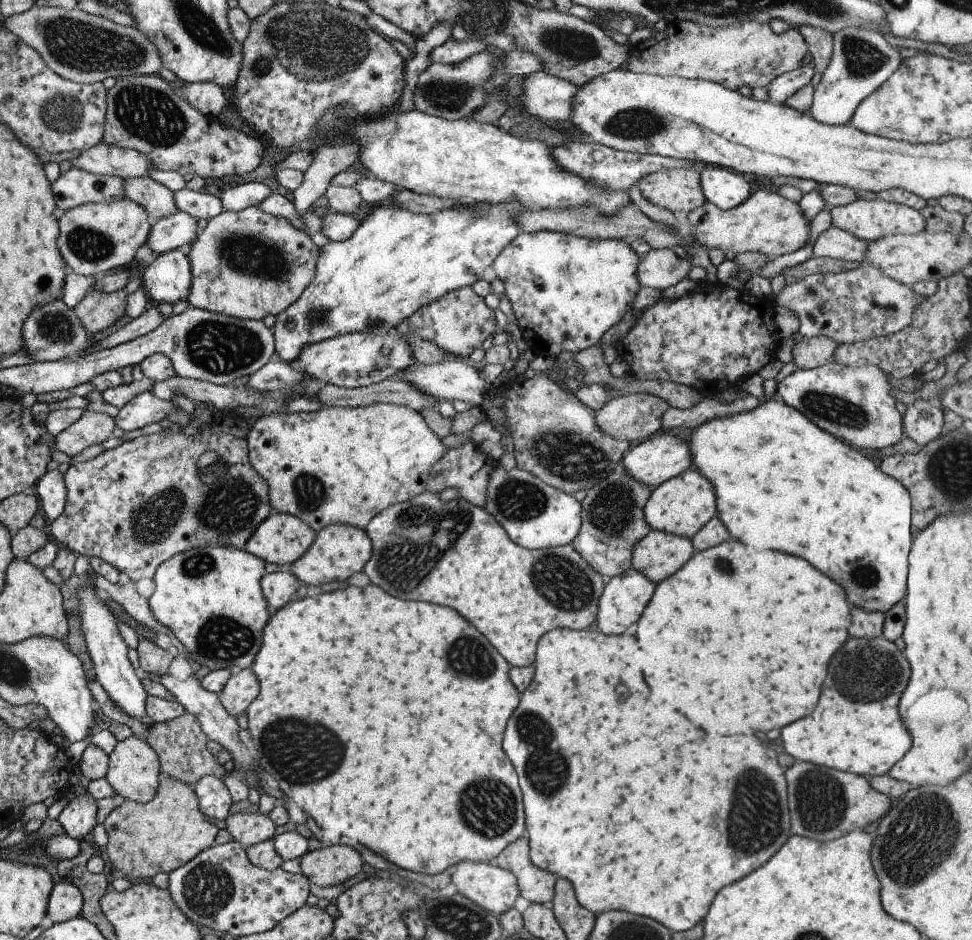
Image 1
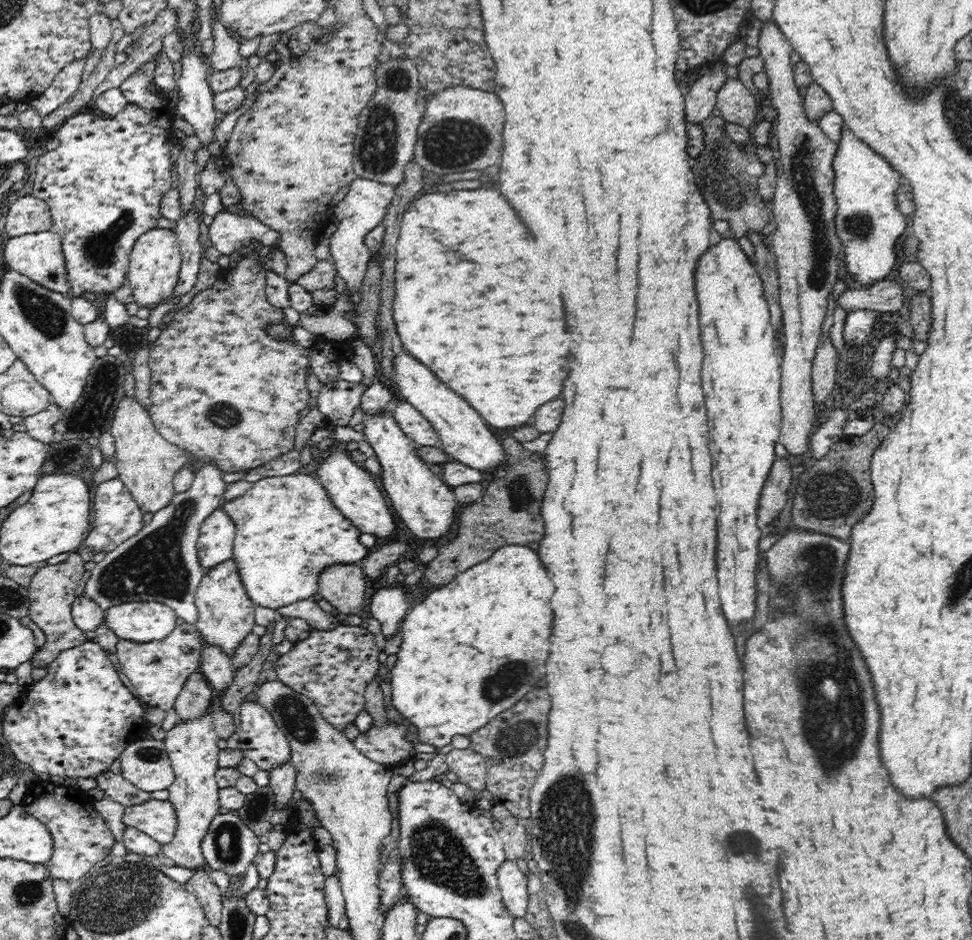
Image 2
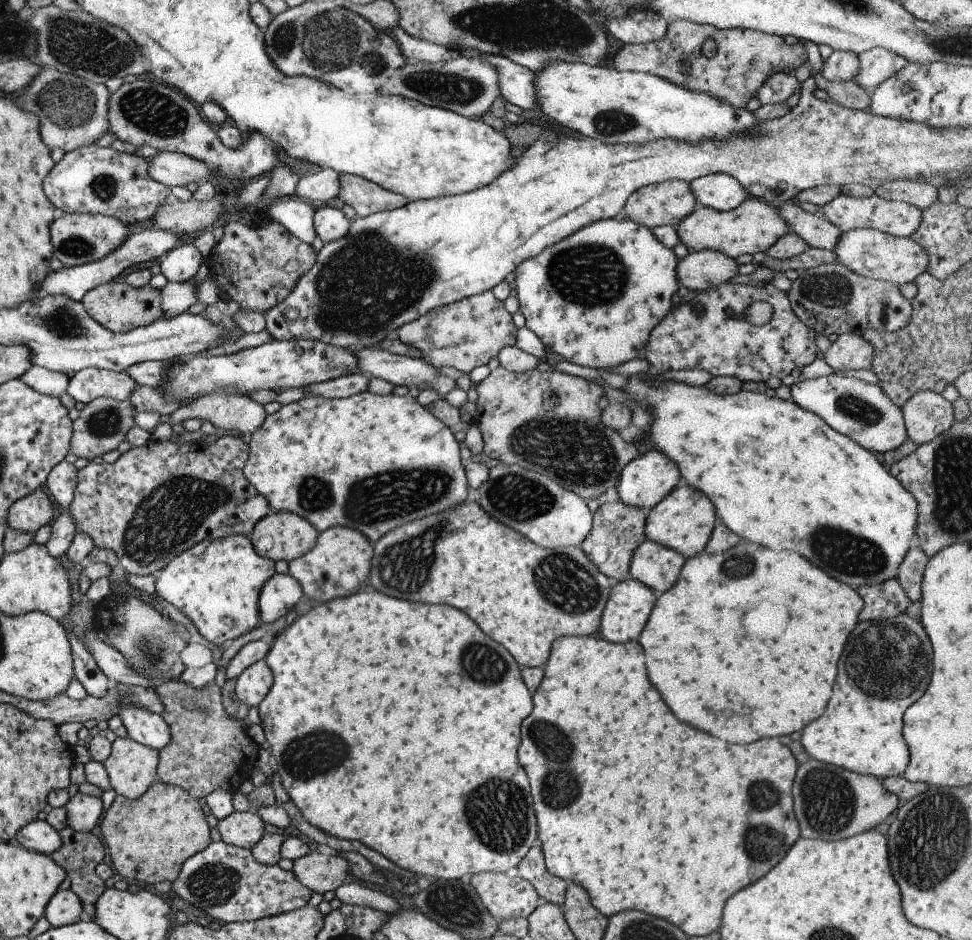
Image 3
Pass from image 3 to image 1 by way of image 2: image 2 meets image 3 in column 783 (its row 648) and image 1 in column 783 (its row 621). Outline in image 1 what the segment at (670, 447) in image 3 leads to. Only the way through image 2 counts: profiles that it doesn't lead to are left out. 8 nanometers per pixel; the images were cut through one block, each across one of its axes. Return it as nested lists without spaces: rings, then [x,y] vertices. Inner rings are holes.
[[[778,399],[762,401],[757,408],[753,408],[751,412],[745,412],[745,414],[735,414],[729,418],[715,418],[711,422],[705,422],[699,426],[699,430],[695,428],[693,436],[689,434],[689,440],[686,443],[689,454],[691,454],[691,464],[713,484],[717,516],[723,522],[723,526],[727,528],[727,532],[731,534],[731,538],[735,538],[743,544],[749,544],[755,550],[779,550],[785,554],[805,558],[811,566],[825,572],[827,578],[831,578],[835,584],[839,584],[845,590],[847,602],[851,602],[853,606],[859,606],[863,610],[877,610],[877,612],[884,613],[895,602],[899,602],[903,598],[905,572],[907,572],[907,552],[909,552],[909,544],[911,544],[911,534],[909,534],[911,498],[900,482],[890,476],[885,476],[883,471],[879,472],[879,468],[871,460],[865,458],[858,449],[843,444],[841,440],[833,438],[831,434],[827,434],[823,430],[817,430],[815,424],[807,422],[807,418],[799,410],[787,406]]]

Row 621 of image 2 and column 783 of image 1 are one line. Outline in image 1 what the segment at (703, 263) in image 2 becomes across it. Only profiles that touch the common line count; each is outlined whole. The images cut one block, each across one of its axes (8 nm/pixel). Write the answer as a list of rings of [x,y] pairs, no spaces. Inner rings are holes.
[[[882,635],[875,638],[851,638],[839,648],[839,680],[837,680],[837,654],[829,660],[827,674],[821,686],[819,702],[813,710],[813,714],[783,726],[781,730],[781,744],[785,754],[793,756],[795,760],[805,760],[811,762],[813,766],[823,766],[828,769],[835,769],[847,773],[870,778],[882,775],[895,766],[900,758],[909,750],[911,737],[907,734],[899,709],[897,700],[903,694],[903,688],[907,686],[907,660],[903,651],[899,651],[894,642],[885,640]]]

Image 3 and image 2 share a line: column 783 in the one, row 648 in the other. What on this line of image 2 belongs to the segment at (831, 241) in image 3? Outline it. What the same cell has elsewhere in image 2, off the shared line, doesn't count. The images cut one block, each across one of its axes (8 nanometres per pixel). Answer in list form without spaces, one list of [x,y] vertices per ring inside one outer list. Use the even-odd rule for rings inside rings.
[[[205,644],[201,652],[199,665],[204,677],[212,688],[226,690],[233,682],[235,669],[231,663],[231,656],[224,653],[218,645]]]

